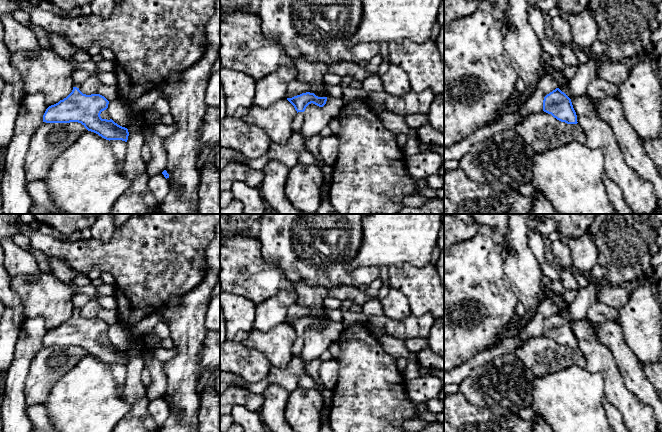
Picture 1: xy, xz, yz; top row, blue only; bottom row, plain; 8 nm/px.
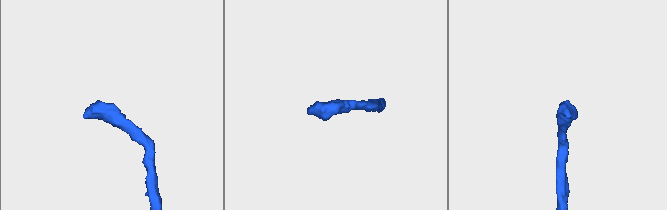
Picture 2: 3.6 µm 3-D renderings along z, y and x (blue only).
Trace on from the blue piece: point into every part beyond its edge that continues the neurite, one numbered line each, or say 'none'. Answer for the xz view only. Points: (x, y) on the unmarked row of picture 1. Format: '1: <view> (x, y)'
1: xz (298, 345)

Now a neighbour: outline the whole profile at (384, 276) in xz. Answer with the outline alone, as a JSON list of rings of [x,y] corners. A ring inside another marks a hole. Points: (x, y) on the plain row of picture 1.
[[[379,267],[380,279],[382,280],[383,286],[390,287],[389,285],[389,275],[387,267]]]

